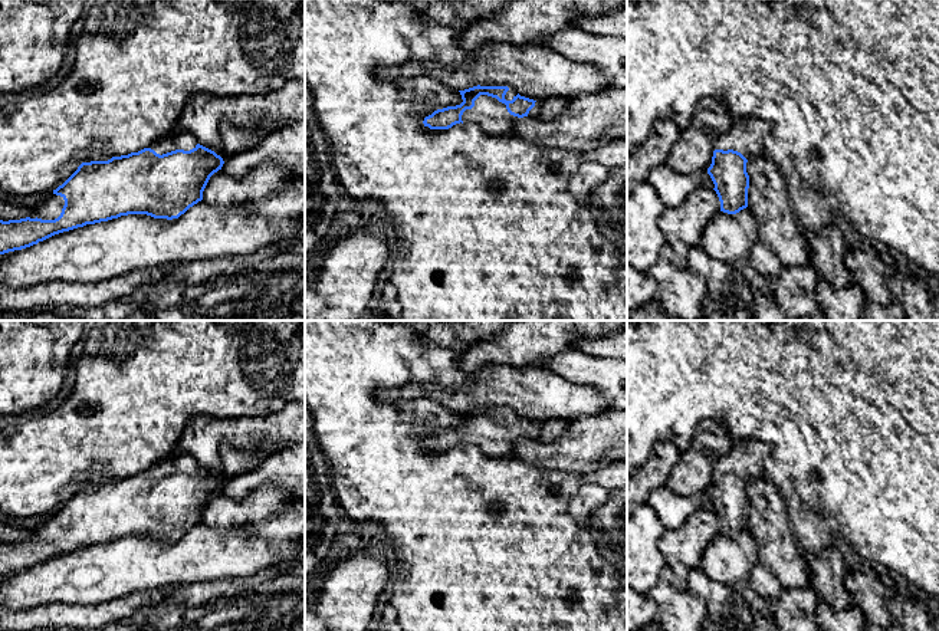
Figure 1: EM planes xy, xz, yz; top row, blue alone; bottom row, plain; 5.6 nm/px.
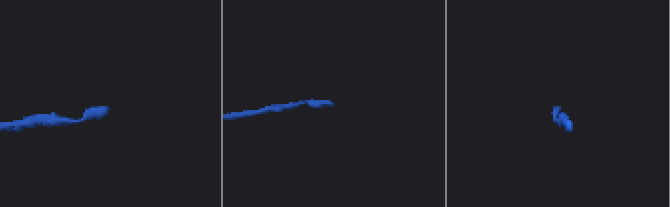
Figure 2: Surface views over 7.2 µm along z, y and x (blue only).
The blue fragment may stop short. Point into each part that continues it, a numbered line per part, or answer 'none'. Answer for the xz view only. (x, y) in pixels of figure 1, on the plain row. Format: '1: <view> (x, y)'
1: xz (491, 437)

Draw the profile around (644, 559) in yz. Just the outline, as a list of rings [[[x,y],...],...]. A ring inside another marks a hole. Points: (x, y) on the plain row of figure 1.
[[[646,502],[627,516],[627,585],[649,595],[666,566],[659,542],[666,528]]]

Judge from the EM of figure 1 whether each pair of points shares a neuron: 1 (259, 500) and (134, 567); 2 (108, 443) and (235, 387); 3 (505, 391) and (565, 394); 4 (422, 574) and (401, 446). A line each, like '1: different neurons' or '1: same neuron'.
1: different neurons
2: same neuron
3: same neuron
4: same neuron

